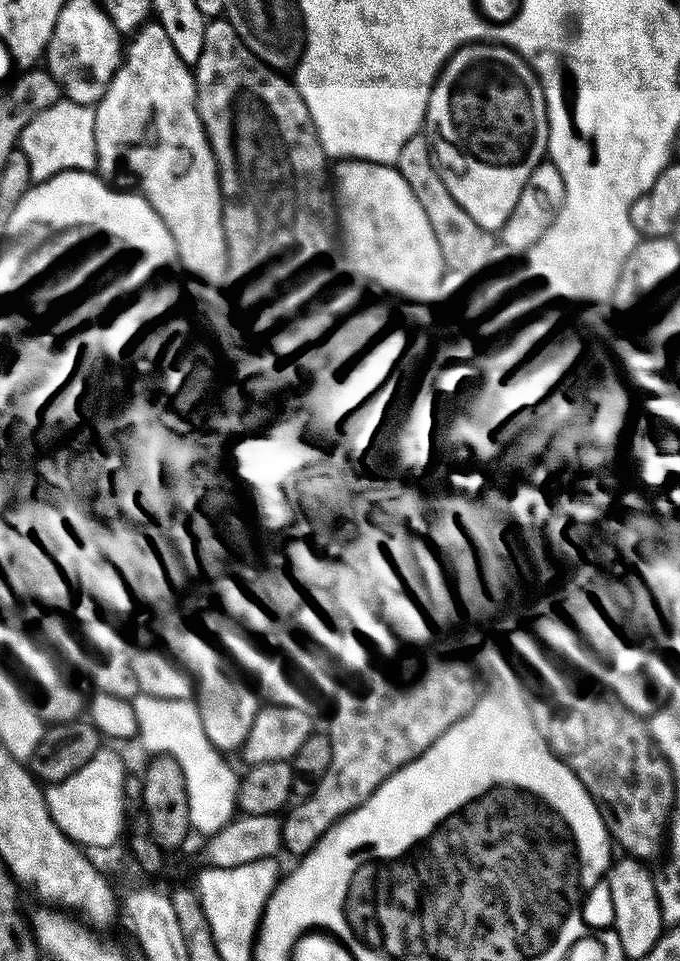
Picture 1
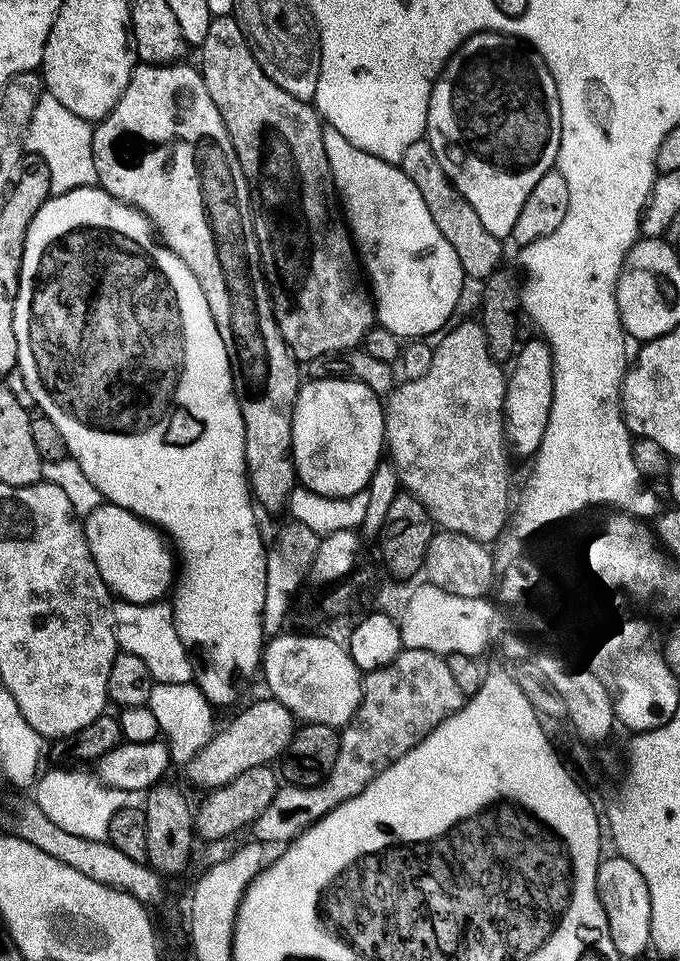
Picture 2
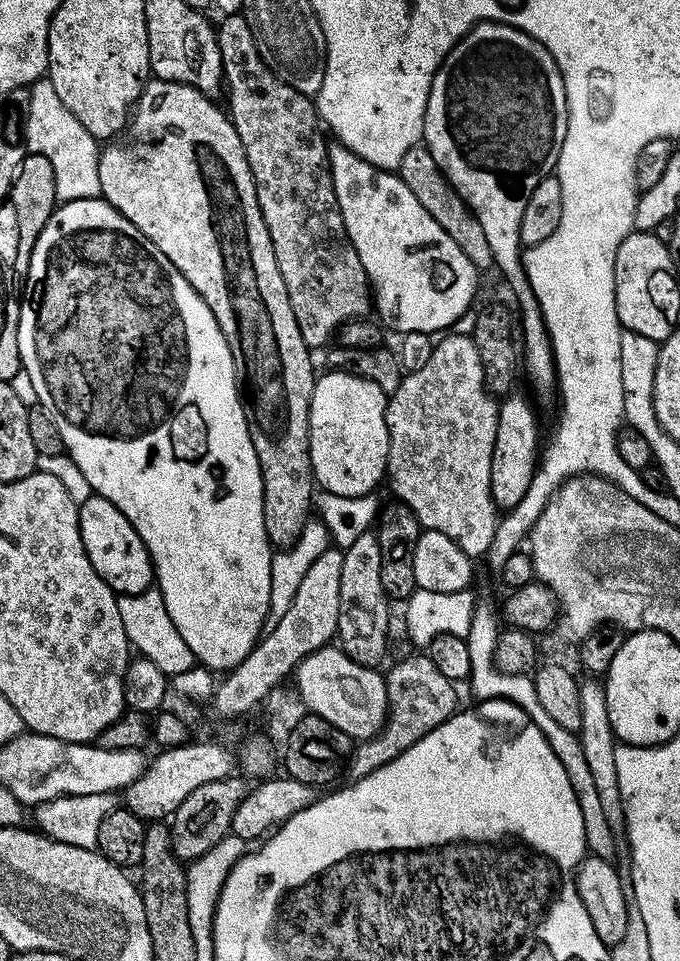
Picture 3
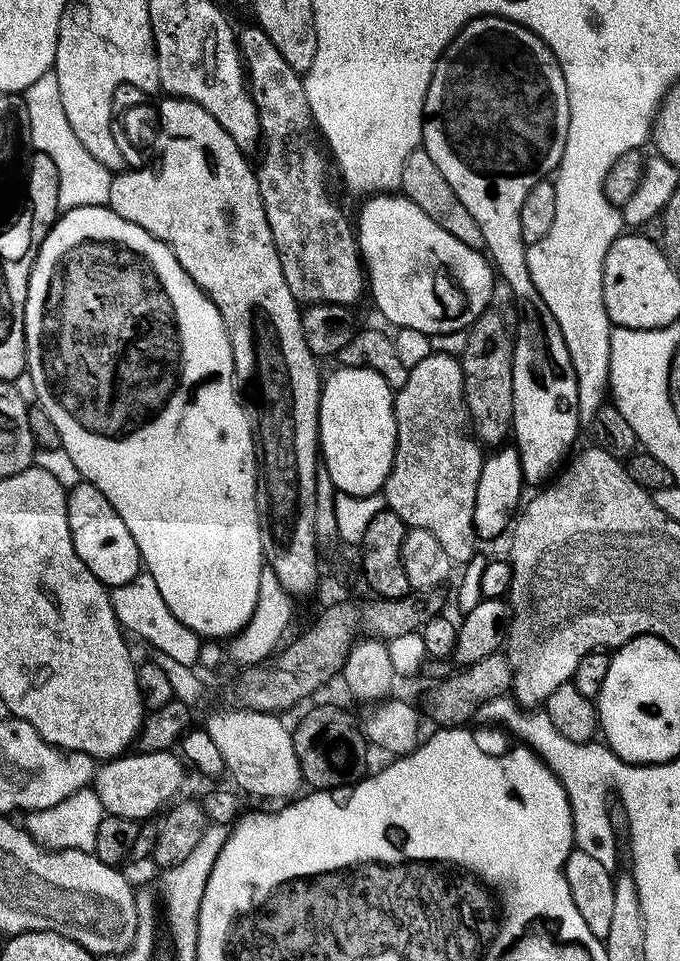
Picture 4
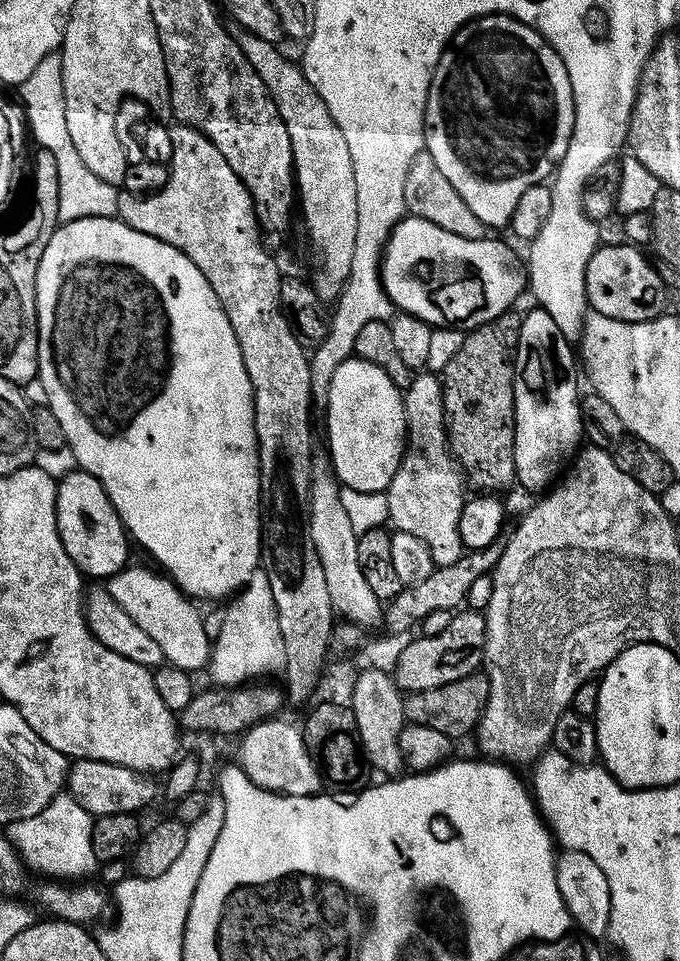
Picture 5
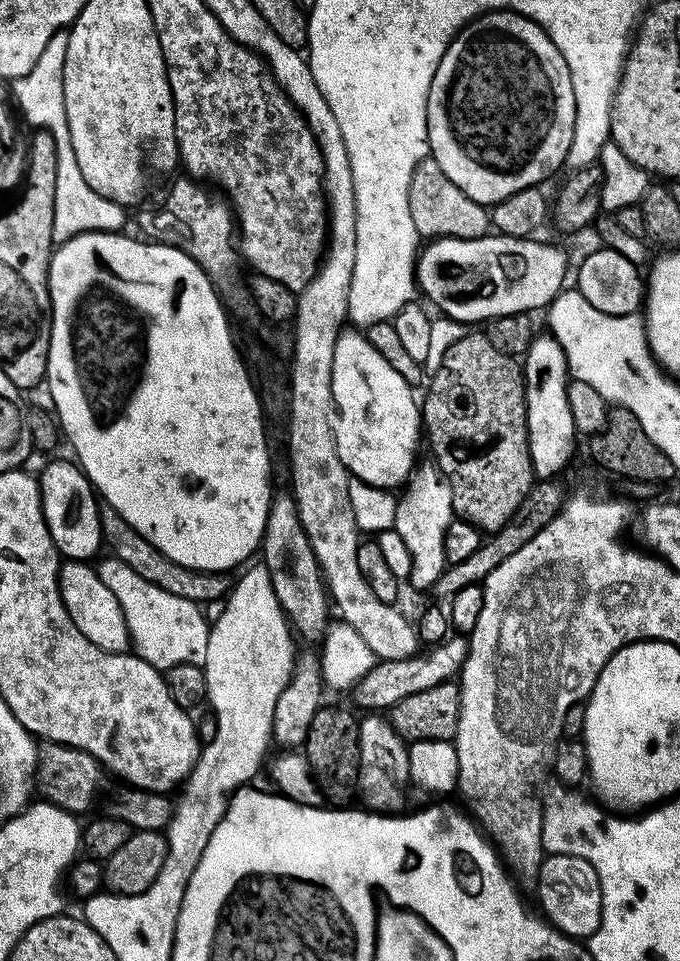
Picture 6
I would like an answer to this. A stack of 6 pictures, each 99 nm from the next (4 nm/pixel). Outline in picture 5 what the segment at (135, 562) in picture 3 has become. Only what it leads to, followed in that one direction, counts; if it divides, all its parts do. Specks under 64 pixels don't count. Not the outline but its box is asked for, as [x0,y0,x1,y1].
[56,470,130,578]

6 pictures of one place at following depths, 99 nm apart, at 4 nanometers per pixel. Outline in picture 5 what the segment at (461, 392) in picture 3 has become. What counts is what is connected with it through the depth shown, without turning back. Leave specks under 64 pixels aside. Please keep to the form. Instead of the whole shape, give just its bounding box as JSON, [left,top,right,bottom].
[386,371,466,567]

